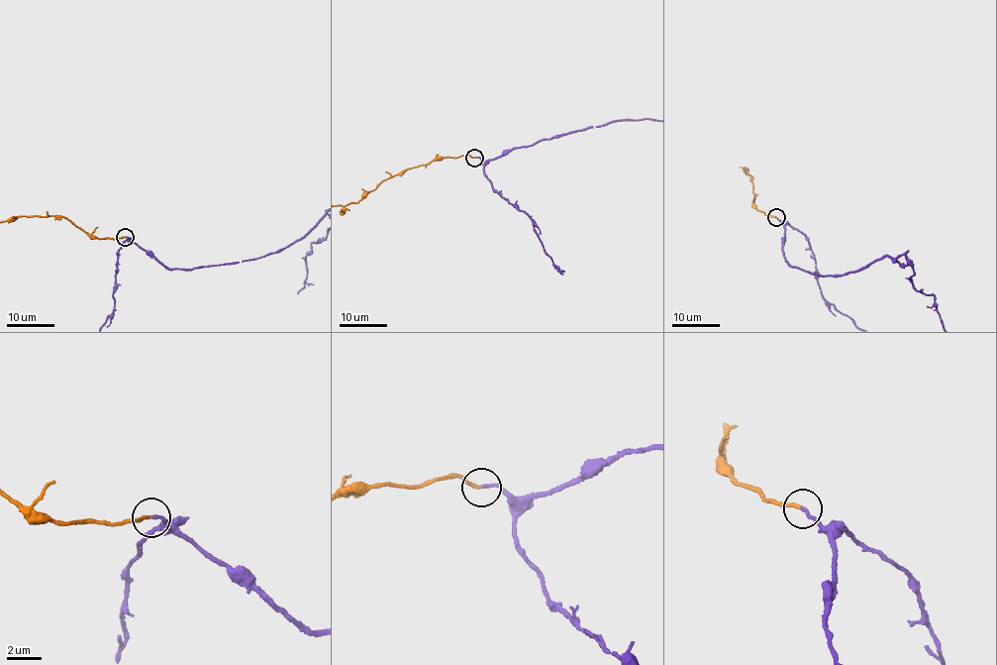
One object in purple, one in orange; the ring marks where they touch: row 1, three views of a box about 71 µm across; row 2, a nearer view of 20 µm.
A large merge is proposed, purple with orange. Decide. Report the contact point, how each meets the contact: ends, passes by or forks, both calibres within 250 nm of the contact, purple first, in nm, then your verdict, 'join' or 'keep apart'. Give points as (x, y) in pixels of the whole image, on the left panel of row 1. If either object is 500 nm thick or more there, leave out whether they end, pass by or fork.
at (125, 237); purple ends there; orange ends there; 180 nm thick on the purple side, 190 nm on the other; join

